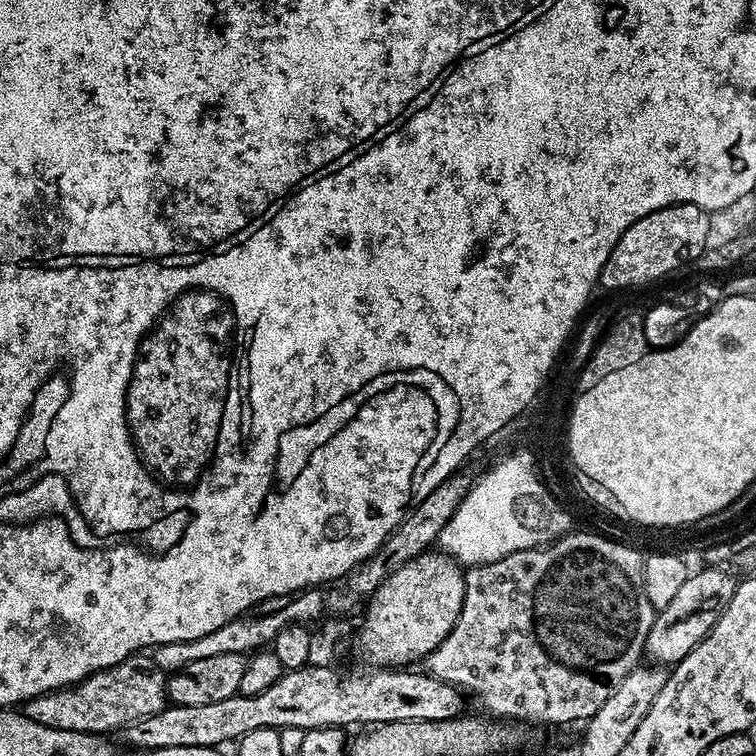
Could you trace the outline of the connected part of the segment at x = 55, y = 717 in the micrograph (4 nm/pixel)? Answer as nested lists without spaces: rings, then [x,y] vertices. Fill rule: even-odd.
[[[137,654],[129,656],[120,664],[96,672],[85,680],[70,684],[67,688],[57,688],[54,692],[36,696],[23,705],[22,711],[25,716],[34,718],[34,722],[42,722],[42,726],[75,732],[112,734],[115,728],[123,730],[165,708],[169,700],[168,684],[164,678],[166,672],[156,665],[151,655]]]

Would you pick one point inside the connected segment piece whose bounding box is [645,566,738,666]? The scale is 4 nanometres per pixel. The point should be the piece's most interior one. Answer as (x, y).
(679, 627)

